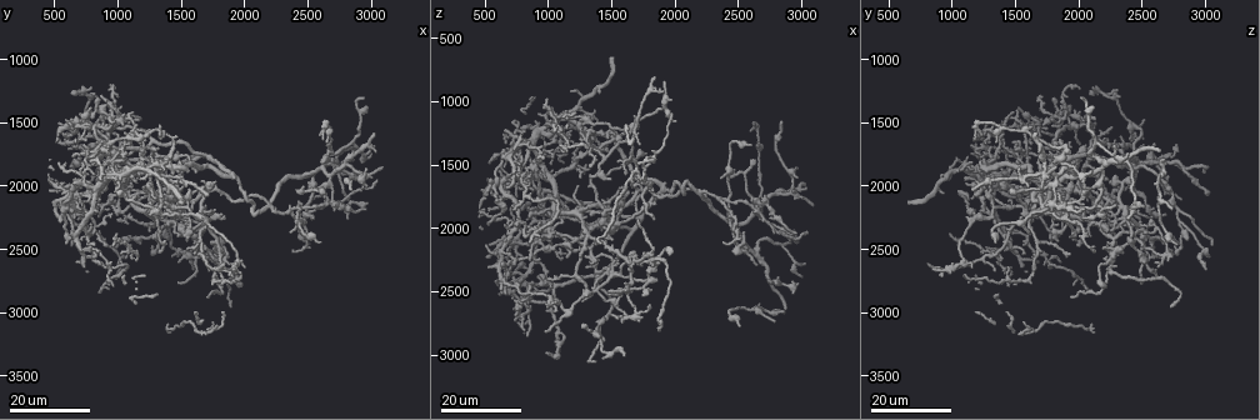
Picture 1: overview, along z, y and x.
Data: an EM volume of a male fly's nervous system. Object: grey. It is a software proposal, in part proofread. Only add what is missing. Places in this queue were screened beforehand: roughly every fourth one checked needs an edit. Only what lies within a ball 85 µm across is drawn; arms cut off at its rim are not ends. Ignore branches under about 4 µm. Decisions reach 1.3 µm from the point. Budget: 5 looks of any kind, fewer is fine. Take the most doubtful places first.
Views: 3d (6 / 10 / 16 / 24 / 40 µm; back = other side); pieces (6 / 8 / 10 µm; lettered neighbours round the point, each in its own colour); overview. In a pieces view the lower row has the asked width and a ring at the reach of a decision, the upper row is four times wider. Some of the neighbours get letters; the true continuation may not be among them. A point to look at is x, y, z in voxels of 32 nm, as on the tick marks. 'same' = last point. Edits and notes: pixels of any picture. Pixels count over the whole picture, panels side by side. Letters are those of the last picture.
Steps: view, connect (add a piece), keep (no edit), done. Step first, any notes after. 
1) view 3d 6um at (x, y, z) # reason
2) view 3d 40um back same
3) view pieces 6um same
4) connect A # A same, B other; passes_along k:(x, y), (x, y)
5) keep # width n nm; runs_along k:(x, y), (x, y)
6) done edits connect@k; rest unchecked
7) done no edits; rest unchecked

view 3d 24um at (920, 2480, 2000) # stops while still wide

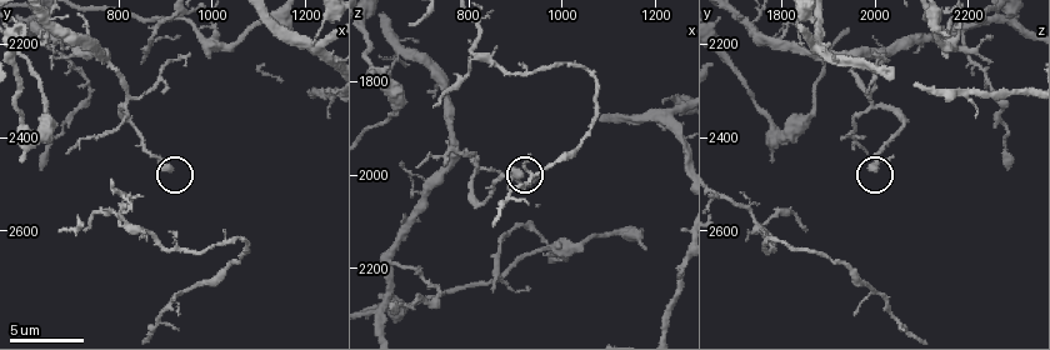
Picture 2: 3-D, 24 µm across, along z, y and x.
view pieces 6um at (910, 2470, 1995)

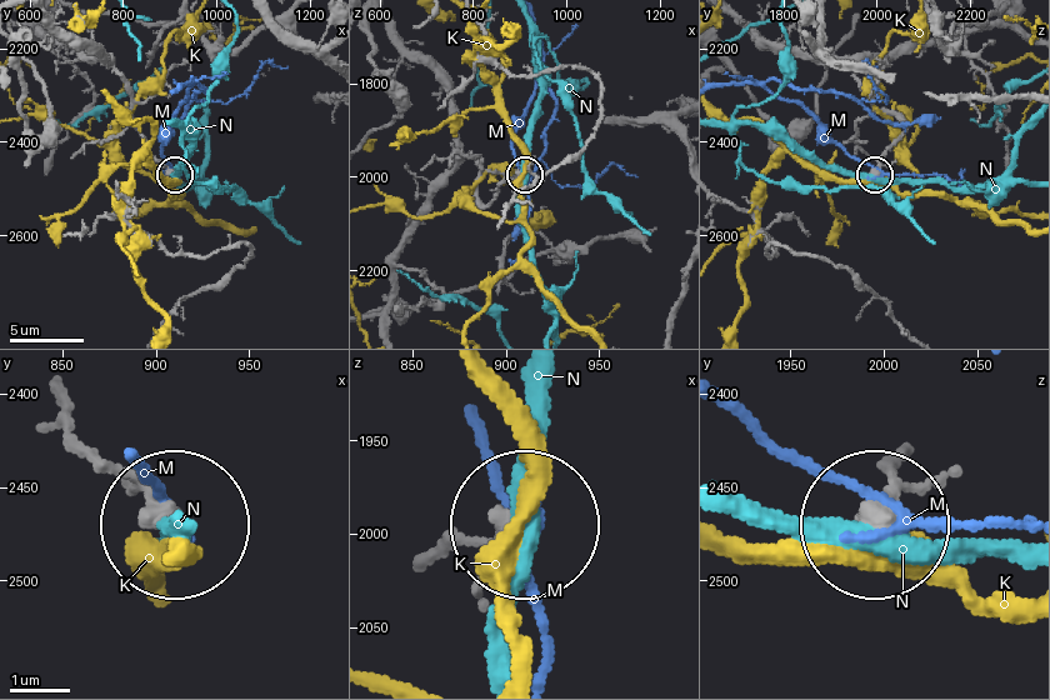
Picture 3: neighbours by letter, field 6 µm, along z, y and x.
keep # K other, M other, N other; runs_along 3:(905, 454), (885, 524); none of them fits

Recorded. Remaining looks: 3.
view 3d 24um at (1180, 1480, 2100) # long arm stops here

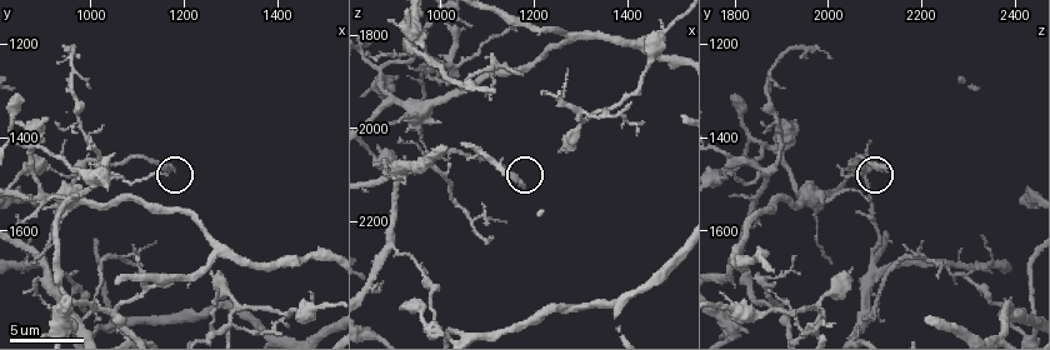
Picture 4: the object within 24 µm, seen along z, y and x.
view pieces 8um at (1170, 1465, 2115) # what lies round it

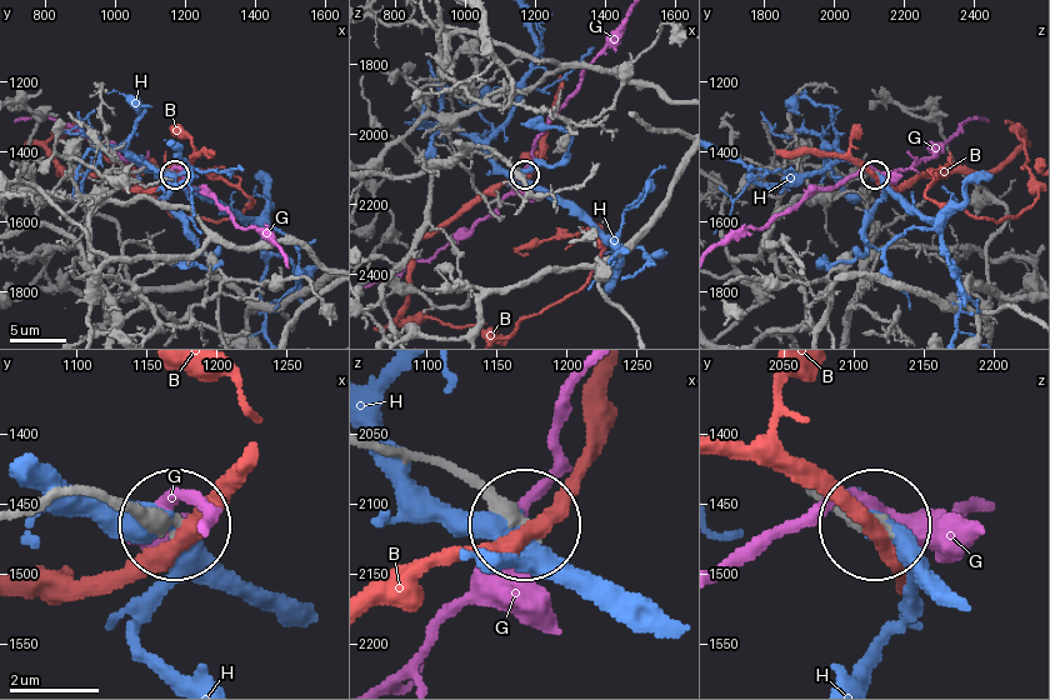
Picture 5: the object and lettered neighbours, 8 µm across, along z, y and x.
keep # width 200 nm; B other, G other, H other; none of them fits

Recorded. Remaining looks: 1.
view pieces 10um at (840, 1595, 1840) # tapers out

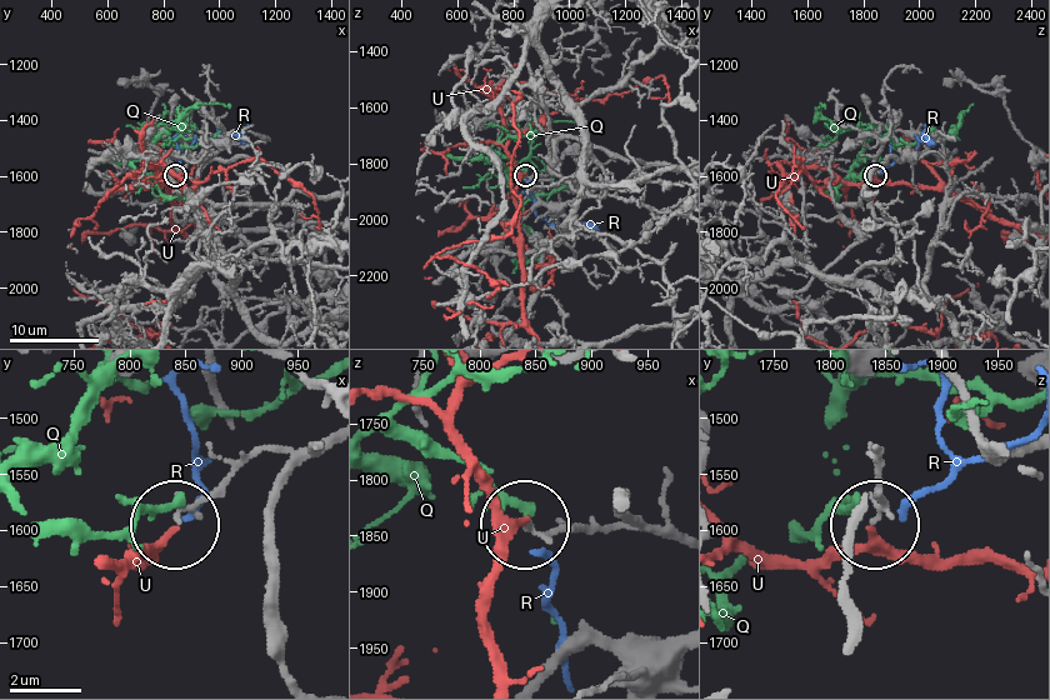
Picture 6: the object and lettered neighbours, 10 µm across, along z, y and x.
keep # Q other, R other, U other; runs_along 6:(291, 674), (271, 584), (280, 453), (253, 453), (175, 518); no lettered piece goes on from it

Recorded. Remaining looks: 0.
done no edits; rest unchecked

